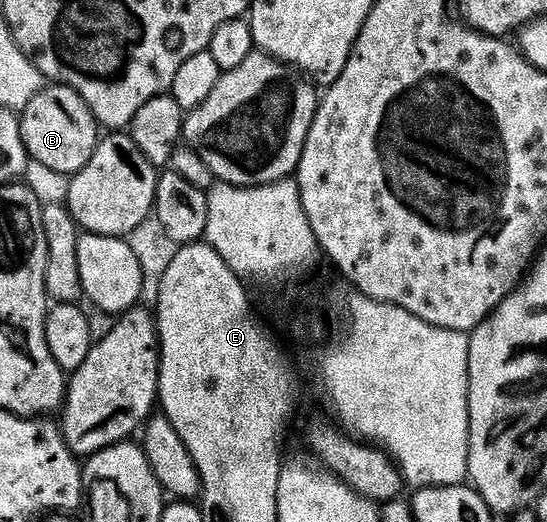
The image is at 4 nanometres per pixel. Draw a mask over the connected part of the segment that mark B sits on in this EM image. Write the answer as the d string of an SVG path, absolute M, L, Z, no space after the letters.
M57 83L43 84L42 90L21 109L18 117L18 126L22 142L26 148L27 158L54 173L72 175L92 159L92 151L96 147L100 136L98 120L92 111L72 91L72 87Z

